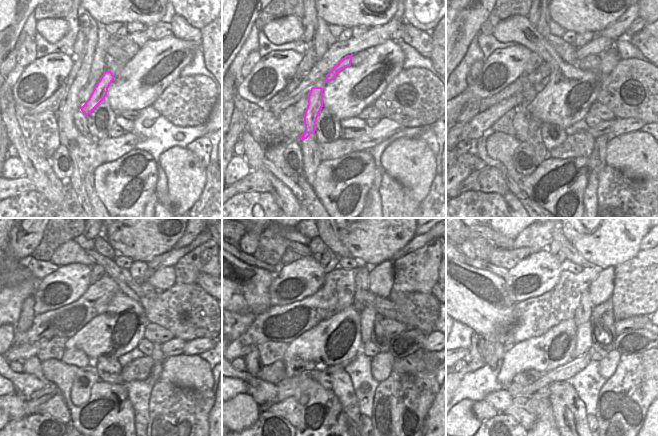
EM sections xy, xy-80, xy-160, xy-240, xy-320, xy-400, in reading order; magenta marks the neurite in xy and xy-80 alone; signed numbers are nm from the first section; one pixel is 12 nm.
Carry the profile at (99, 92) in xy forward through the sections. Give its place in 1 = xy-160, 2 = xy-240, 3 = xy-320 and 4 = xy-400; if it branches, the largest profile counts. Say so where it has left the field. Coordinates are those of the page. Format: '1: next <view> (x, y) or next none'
1: next xy-160 (598, 44)
2: next xy-240 (169, 259)
3: next xy-320 (419, 241)
4: next xy-400 (649, 240)

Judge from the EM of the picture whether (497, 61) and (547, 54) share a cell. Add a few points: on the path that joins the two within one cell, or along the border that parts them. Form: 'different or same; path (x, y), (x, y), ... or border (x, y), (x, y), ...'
different; border (518, 43), (525, 46), (531, 52)

